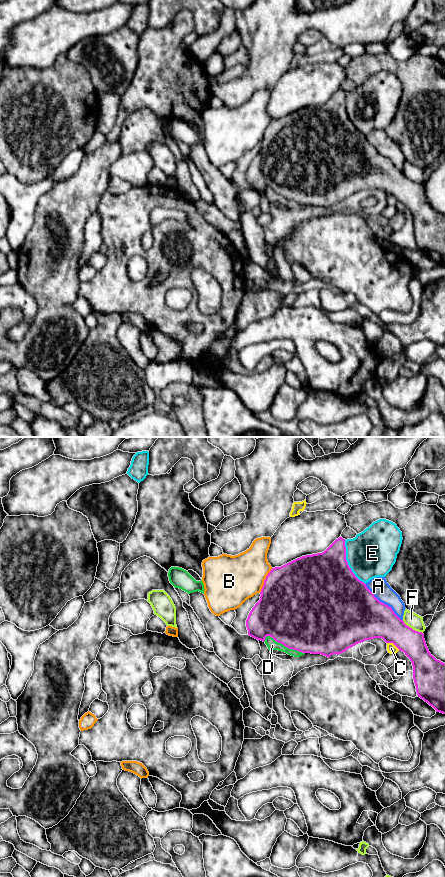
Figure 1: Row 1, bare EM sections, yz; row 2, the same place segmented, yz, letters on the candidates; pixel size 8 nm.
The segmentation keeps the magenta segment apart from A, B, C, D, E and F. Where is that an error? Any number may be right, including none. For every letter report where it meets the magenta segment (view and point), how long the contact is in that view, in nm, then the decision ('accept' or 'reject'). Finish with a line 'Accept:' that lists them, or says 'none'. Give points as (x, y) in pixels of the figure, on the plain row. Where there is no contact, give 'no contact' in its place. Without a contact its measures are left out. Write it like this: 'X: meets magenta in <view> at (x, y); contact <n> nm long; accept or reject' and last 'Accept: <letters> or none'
A: meets magenta in yz at (383, 155); contact 420 nm long; reject
B: meets magenta in yz at (264, 132); contact 220 nm long; reject
C: meets magenta in yz at (393, 195); contact 120 nm long; reject
D: meets magenta in yz at (284, 197); contact 340 nm long; reject
E: meets magenta in yz at (347, 115); contact 400 nm long; reject
F: meets magenta in yz at (411, 180); contact 200 nm long; reject
Accept: none

